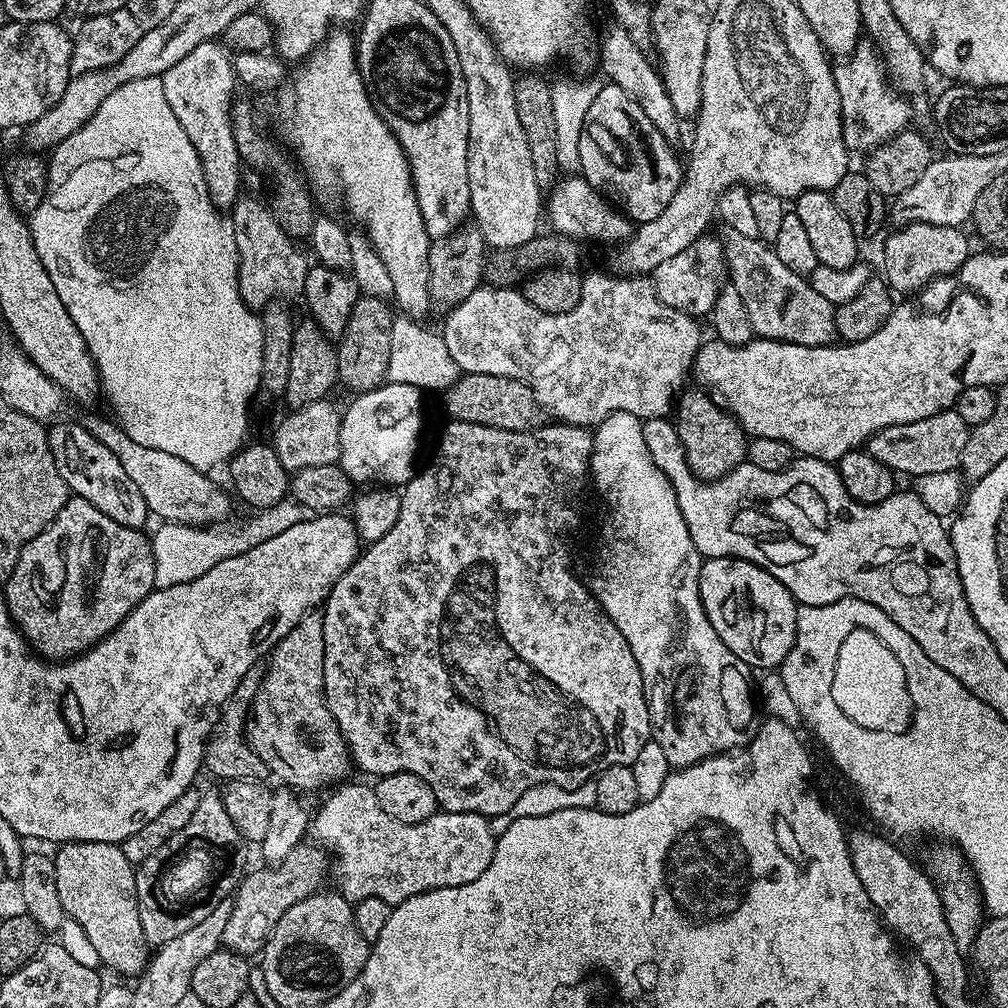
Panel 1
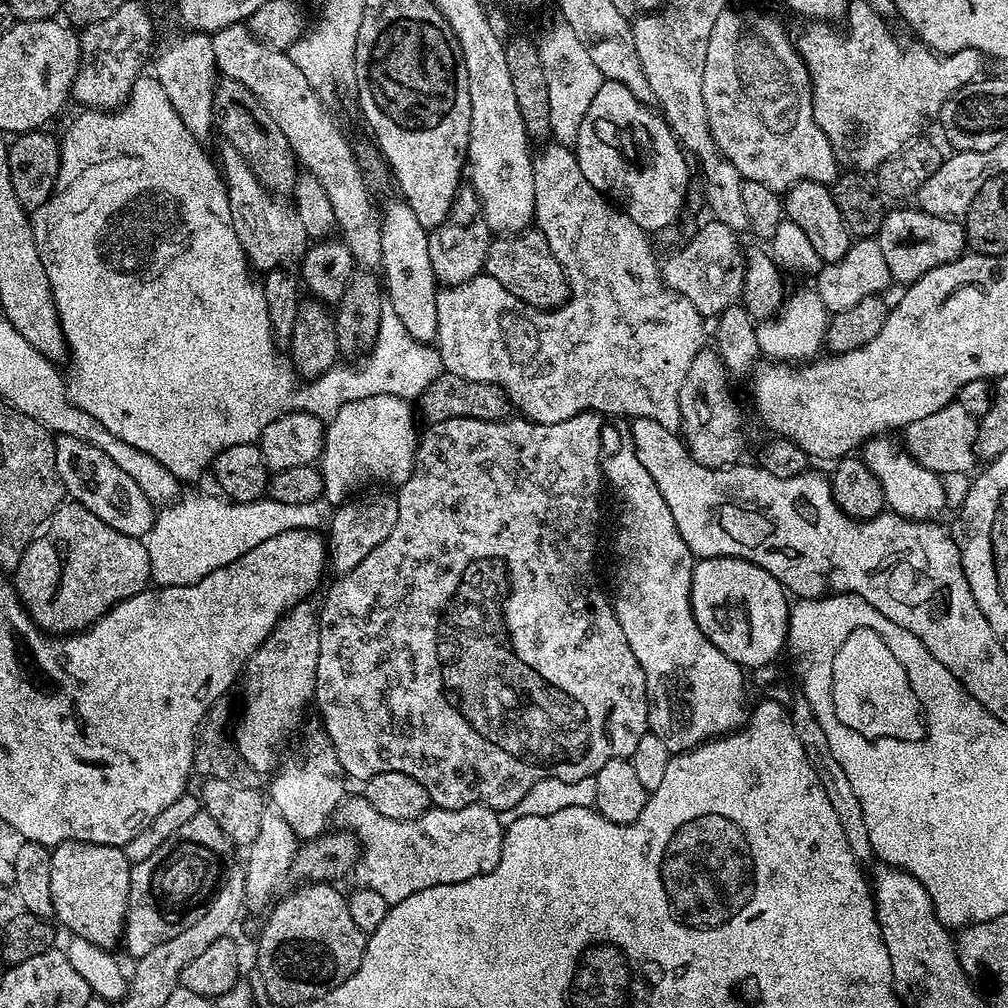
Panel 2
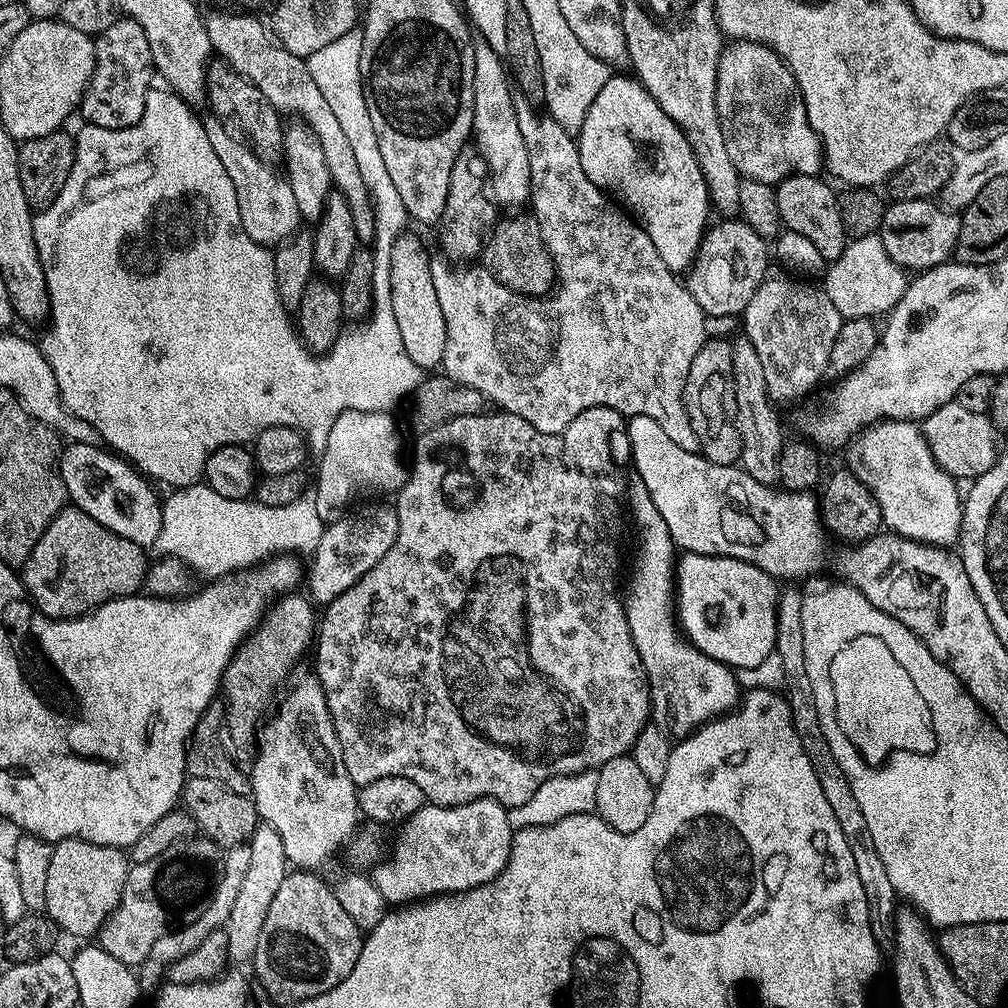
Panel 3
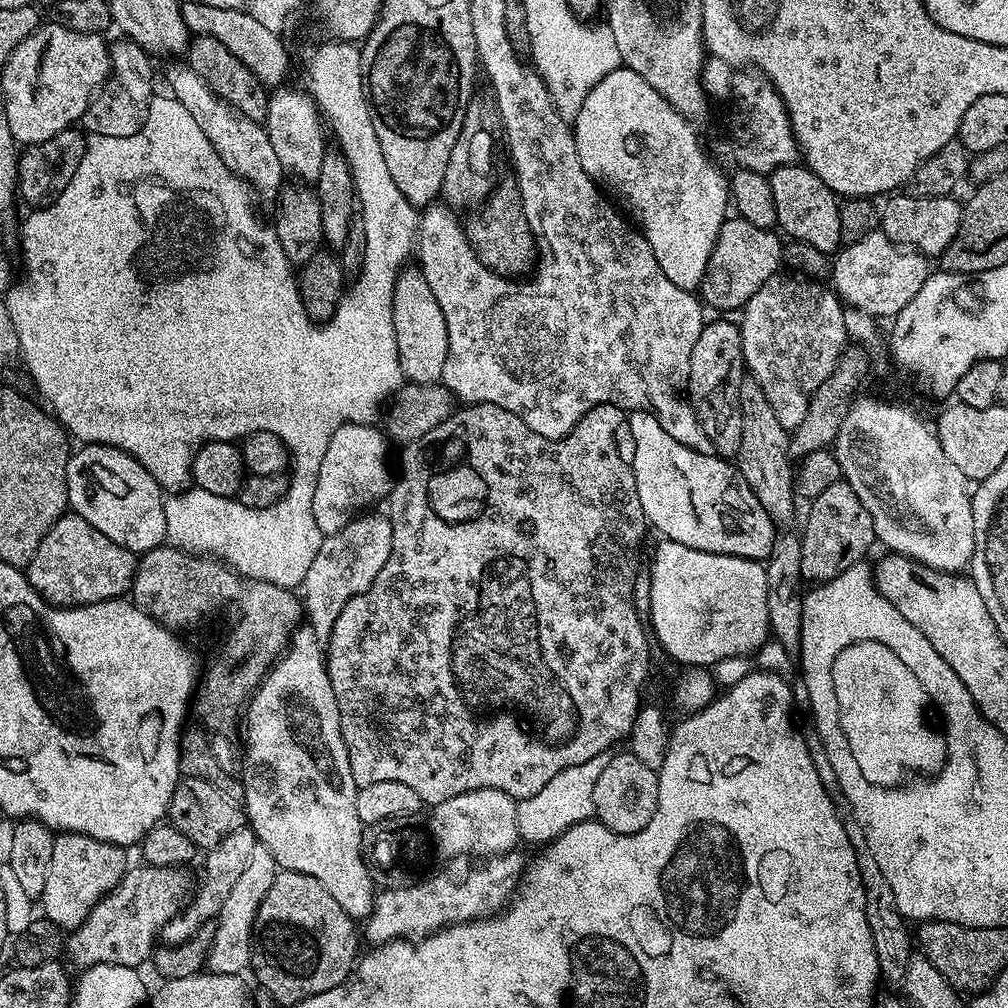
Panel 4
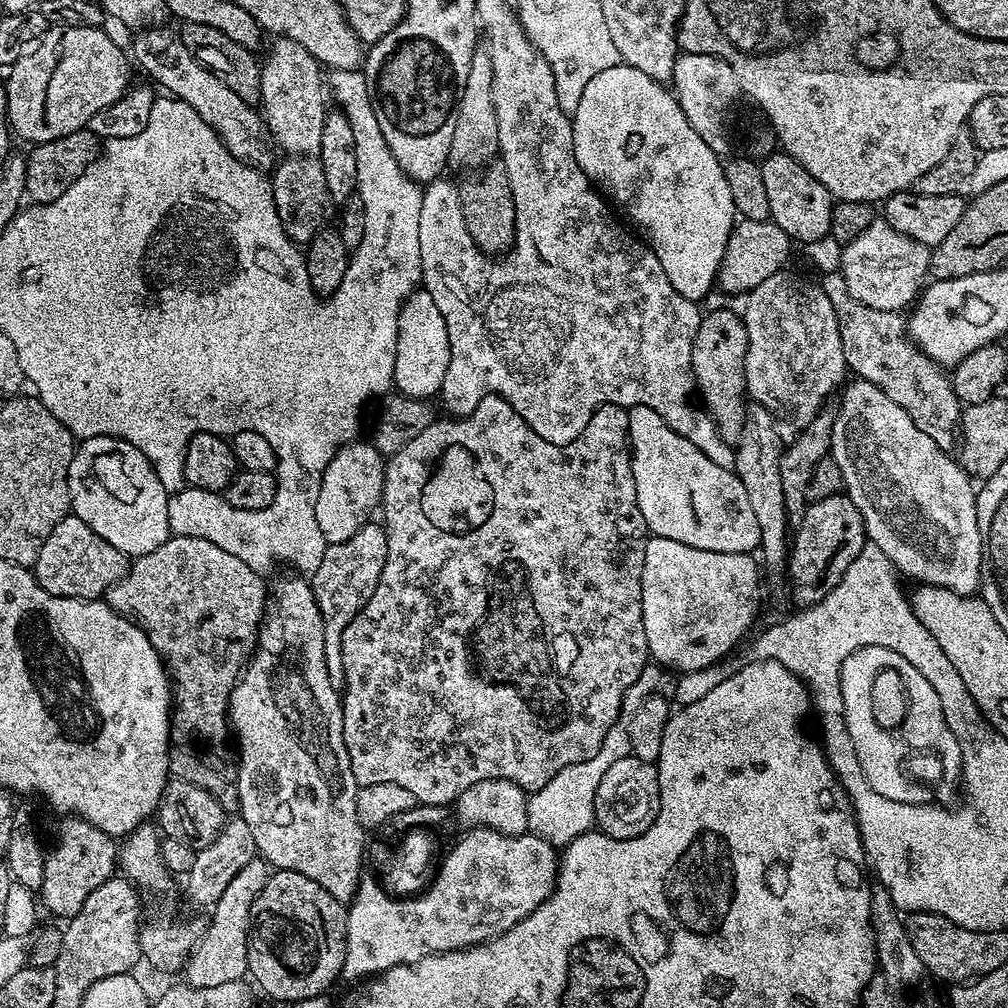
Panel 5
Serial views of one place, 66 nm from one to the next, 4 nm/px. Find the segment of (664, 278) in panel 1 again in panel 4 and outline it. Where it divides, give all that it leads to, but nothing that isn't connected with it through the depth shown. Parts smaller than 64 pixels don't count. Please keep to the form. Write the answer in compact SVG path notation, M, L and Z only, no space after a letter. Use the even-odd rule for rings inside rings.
M739 218L725 219L724 225L720 227L720 233L716 239L714 250L710 254L710 262L708 263L708 270L704 273L704 280L698 289L698 296L701 301L709 309L717 308L717 313L732 314L735 310L743 309L744 303L750 298L754 298L754 294L758 294L758 286L762 286L762 282L766 282L766 278L777 275L782 268L782 258L784 249L782 247L782 240L773 229L759 228L753 226L751 222L746 222Z

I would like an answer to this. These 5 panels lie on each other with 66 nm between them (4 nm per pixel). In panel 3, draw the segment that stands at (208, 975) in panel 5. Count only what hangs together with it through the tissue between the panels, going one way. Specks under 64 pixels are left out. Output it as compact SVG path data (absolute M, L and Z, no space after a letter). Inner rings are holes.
M261 823L247 841L250 850L250 870L246 870L246 878L238 890L238 898L234 901L234 910L230 910L230 918L226 925L228 934L228 958L233 965L244 966L252 959L258 946L258 934L262 930L262 922L266 922L266 910L270 910L270 902L274 902L274 894L278 894L278 886L282 886L284 877L290 871L286 858L286 850L282 850L282 838L272 829L271 824Z

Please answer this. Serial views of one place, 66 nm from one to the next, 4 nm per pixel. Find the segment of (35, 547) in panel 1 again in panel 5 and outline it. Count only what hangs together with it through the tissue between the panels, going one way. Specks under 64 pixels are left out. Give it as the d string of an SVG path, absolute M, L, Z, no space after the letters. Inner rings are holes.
M70 514L54 526L50 538L42 542L42 550L34 565L36 580L46 590L62 598L99 600L128 572L130 557L114 550L106 538L98 538L82 518Z

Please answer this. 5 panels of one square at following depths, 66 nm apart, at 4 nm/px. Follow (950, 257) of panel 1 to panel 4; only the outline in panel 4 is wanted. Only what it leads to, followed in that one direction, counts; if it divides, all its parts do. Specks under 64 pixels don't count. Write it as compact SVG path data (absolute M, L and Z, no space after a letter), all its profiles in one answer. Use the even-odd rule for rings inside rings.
M892 194L883 201L880 208L880 228L894 243L907 246L925 258L939 257L950 246L954 234L958 234L961 201L950 196L914 196L911 194Z

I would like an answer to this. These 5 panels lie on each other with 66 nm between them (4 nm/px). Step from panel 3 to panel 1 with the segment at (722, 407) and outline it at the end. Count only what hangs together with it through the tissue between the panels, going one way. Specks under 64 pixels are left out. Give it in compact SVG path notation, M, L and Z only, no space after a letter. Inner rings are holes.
M685 391L675 405L674 436L680 442L682 460L687 471L691 472L697 480L707 482L722 478L739 464L745 463L749 437L744 427L732 417L731 412L720 407L707 392L695 391L688 393Z

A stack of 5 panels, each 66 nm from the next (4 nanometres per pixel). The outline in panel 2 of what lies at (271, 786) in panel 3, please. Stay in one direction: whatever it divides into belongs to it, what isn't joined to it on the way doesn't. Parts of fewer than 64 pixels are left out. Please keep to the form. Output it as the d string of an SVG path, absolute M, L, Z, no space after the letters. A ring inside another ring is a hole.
M319 735L310 737L301 756L297 760L285 759L271 777L273 778L272 796L270 792L271 807L272 804L276 807L273 809L304 842L314 840L329 831L337 808L346 799L346 791L344 792L346 777L336 757L336 751L329 744L327 735Z

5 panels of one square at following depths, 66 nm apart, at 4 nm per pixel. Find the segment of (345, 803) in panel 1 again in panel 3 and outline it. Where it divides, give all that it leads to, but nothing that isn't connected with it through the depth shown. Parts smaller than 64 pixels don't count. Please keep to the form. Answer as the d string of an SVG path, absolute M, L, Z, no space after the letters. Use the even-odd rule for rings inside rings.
M475 800L449 808L425 803L409 820L399 825L396 845L392 853L388 852L386 858L372 869L371 882L378 886L382 898L392 906L404 906L423 898L477 888L498 878L506 866L512 849L513 831L508 821L508 809L497 800Z

